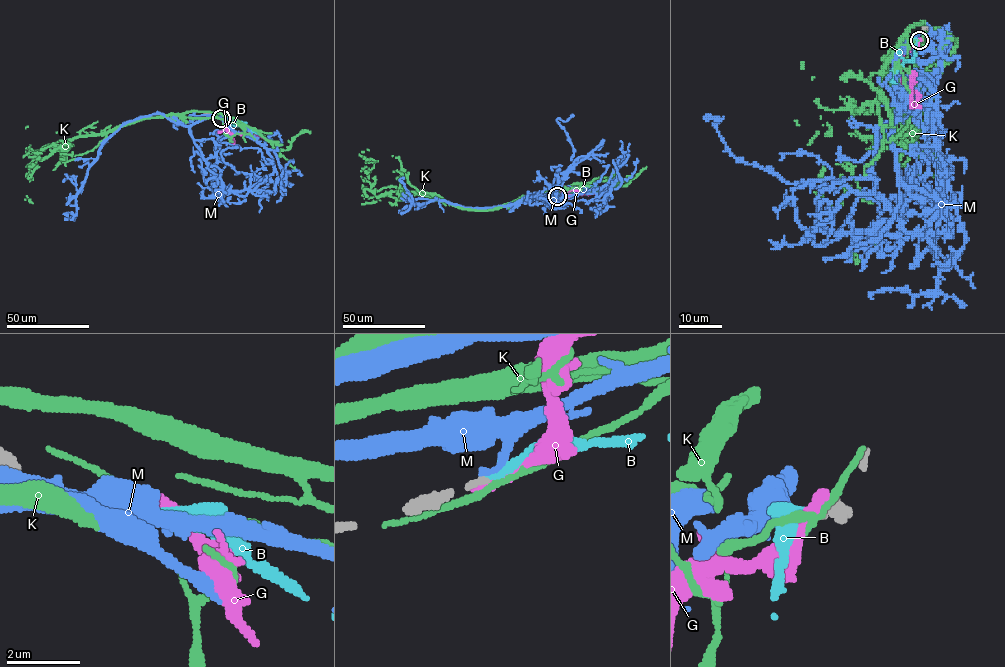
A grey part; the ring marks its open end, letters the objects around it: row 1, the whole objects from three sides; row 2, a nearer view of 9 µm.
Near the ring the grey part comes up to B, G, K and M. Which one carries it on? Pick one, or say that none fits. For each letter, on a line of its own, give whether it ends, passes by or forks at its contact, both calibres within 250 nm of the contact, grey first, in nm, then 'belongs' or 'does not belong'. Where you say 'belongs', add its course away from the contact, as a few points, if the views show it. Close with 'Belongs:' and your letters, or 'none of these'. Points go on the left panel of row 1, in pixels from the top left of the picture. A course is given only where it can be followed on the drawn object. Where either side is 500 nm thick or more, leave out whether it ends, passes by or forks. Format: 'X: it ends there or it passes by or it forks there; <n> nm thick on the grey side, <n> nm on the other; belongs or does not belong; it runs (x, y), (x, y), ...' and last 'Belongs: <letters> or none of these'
B: it ends there; 150 nm thick on the grey side, 320 nm on the other; belongs; it runs (221, 117), (262, 135)
G: it ends there; 150 nm thick on the grey side, 400 nm on the other; does not belong
K: it passes by; 150 nm thick on the grey side, 200 nm on the other; does not belong
M: it ends there; 150 nm thick on the grey side, 180 nm on the other; does not belong
Belongs: B

